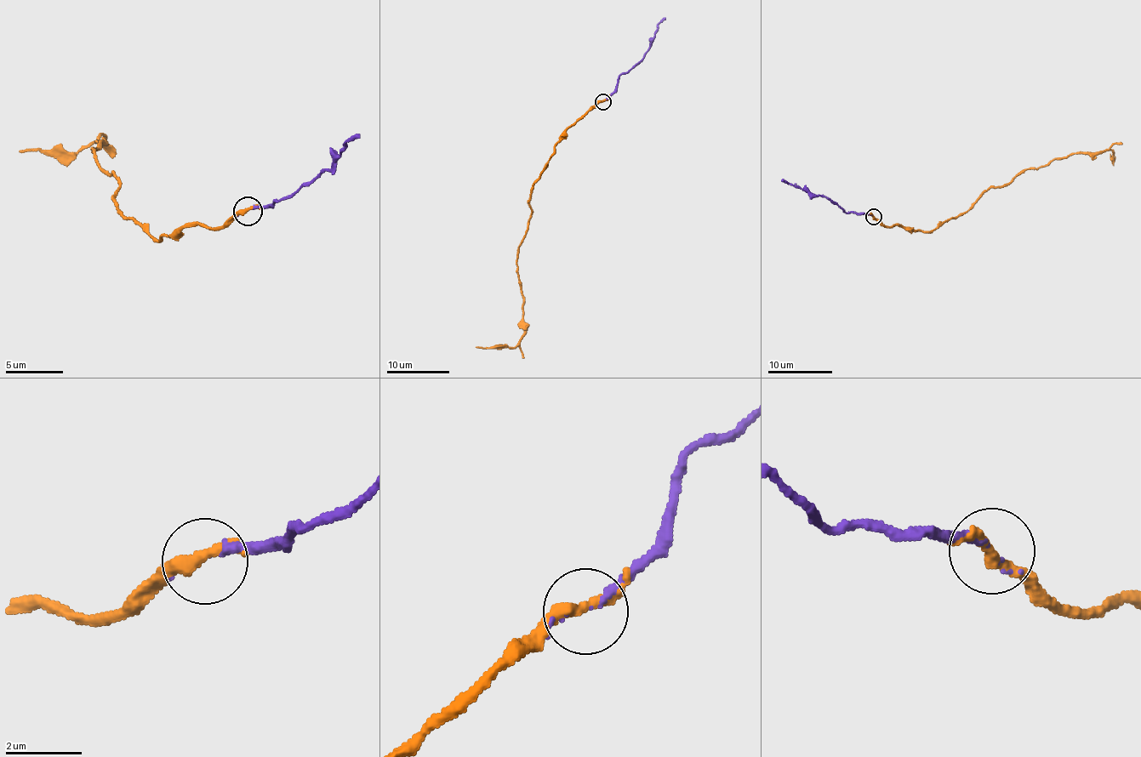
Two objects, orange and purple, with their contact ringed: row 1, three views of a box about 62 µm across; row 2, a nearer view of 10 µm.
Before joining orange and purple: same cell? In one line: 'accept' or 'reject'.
accept

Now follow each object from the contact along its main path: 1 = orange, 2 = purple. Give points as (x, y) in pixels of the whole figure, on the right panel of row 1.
1: (873, 217), (883, 225), (932, 230), (1028, 168), (1109, 150), (1113, 162)
2: (873, 215), (842, 211), (824, 196), (815, 196), (790, 184), (783, 178)

